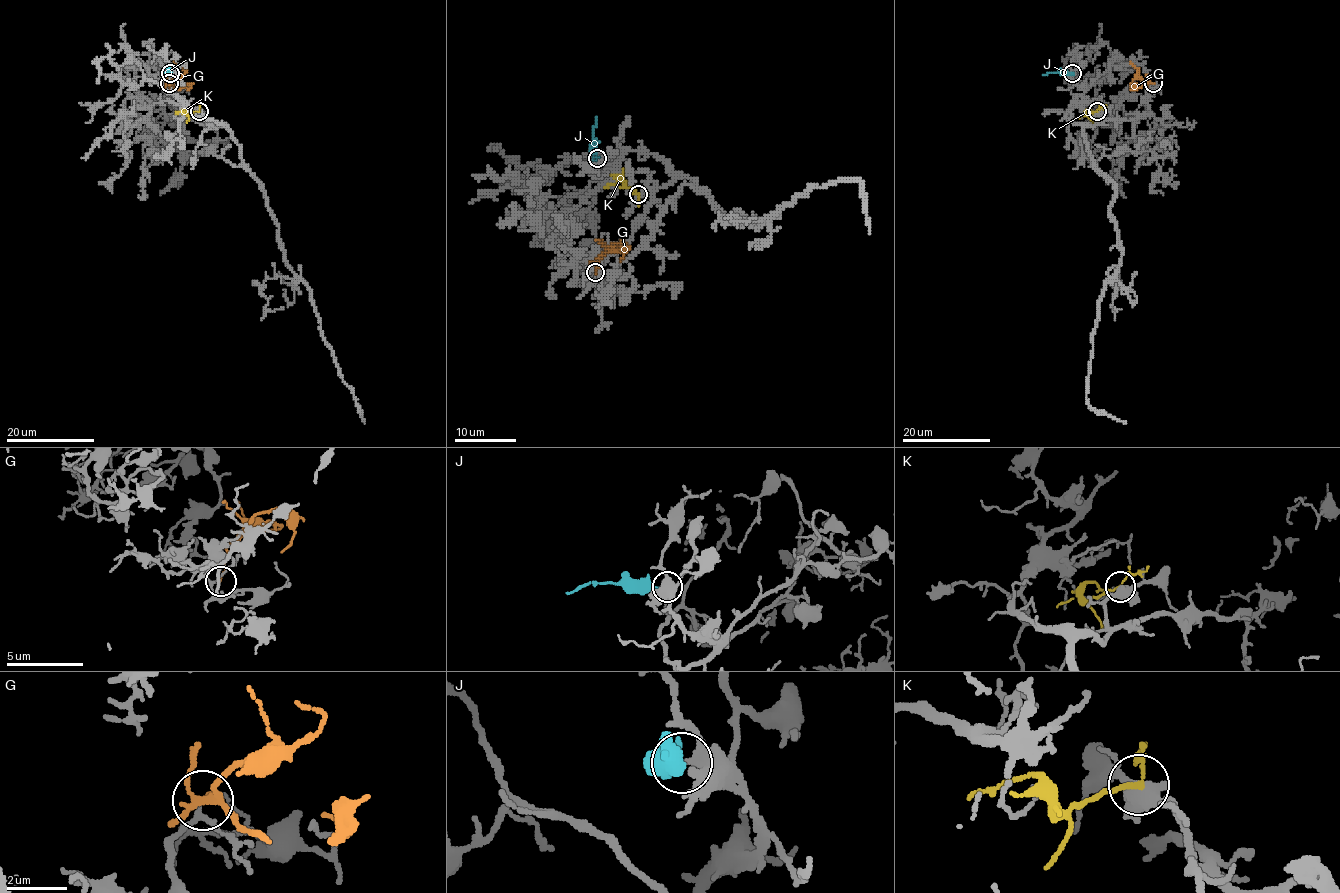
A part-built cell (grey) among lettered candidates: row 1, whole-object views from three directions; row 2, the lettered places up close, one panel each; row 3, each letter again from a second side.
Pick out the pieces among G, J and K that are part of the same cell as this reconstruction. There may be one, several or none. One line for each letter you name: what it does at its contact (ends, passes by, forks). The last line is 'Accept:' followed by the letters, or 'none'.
Accept: none

